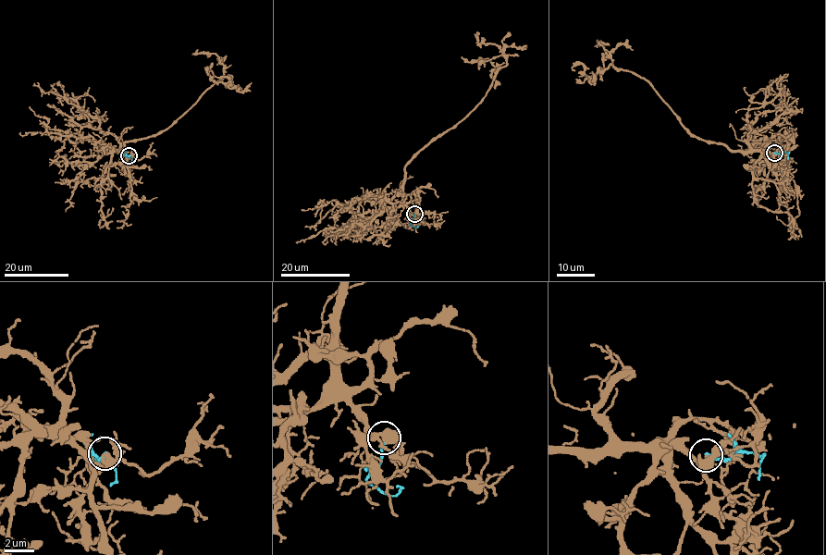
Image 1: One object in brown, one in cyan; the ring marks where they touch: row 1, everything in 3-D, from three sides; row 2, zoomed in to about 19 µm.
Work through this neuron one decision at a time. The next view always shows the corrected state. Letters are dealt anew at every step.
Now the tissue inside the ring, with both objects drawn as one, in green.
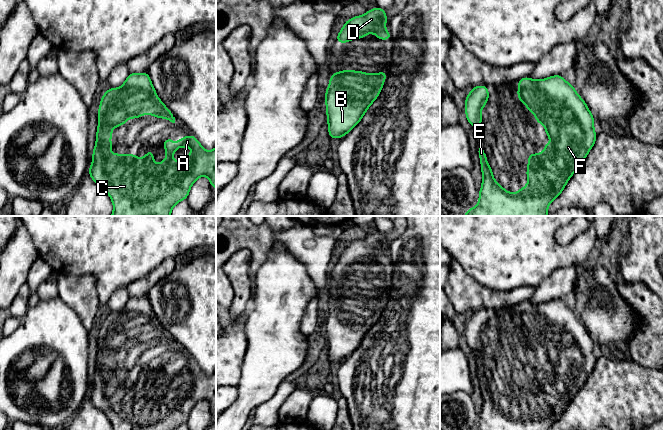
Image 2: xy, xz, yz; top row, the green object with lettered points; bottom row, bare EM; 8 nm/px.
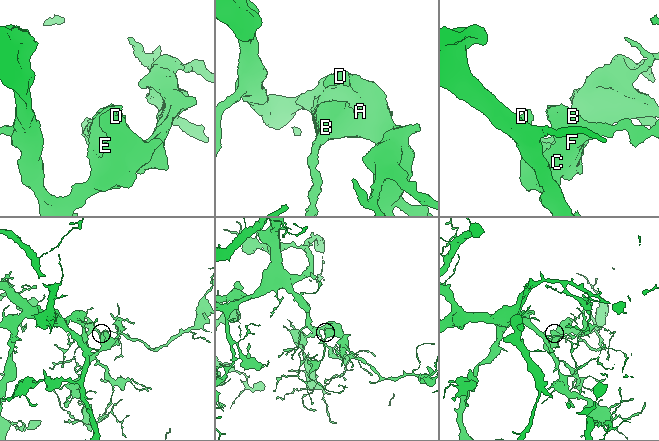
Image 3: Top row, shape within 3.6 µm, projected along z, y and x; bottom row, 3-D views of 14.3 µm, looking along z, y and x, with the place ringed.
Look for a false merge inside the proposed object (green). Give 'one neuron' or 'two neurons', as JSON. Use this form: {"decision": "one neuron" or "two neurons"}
{"decision": "one neuron"}

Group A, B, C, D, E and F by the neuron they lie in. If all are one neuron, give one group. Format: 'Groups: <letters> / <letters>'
Groups: A B C D E F

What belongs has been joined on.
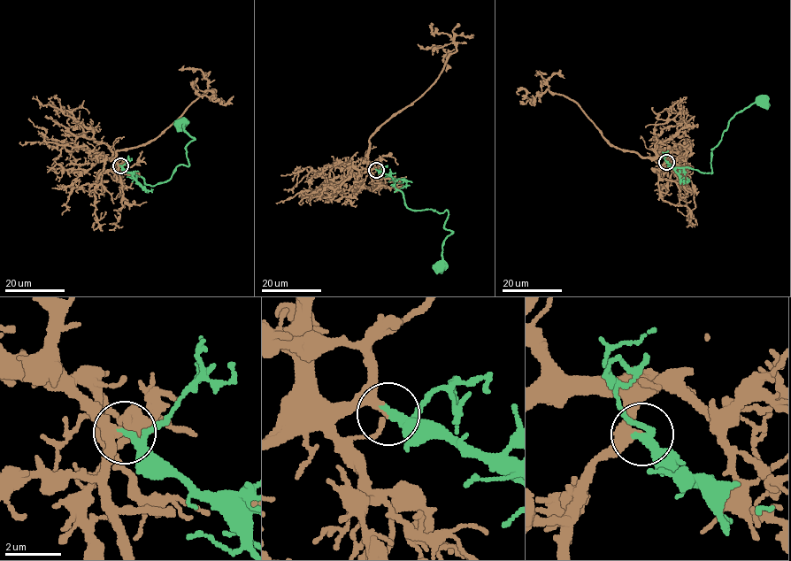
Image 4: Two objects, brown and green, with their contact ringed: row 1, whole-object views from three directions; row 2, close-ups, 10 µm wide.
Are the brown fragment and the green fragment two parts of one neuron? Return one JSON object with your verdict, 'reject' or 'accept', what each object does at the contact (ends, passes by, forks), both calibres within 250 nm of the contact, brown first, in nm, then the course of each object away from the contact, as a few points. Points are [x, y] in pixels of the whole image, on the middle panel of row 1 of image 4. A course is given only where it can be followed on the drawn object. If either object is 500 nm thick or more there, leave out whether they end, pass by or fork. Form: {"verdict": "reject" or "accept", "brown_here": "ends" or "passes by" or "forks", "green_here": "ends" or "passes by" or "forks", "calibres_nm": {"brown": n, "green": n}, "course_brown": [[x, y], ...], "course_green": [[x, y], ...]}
{"verdict": "accept", "brown_here": "ends", "green_here": "passes by", "calibres_nm": {"brown": 240, "green": 240}, "course_brown": [[376, 170], [368, 166], [369, 137], [435, 80], [446, 58], [456, 50], [449, 36], [433, 33], [432, 25]], "course_green": [[376, 170], [389, 176], [412, 210], [447, 210], [444, 227], [451, 232], [442, 246], [439, 266]]}

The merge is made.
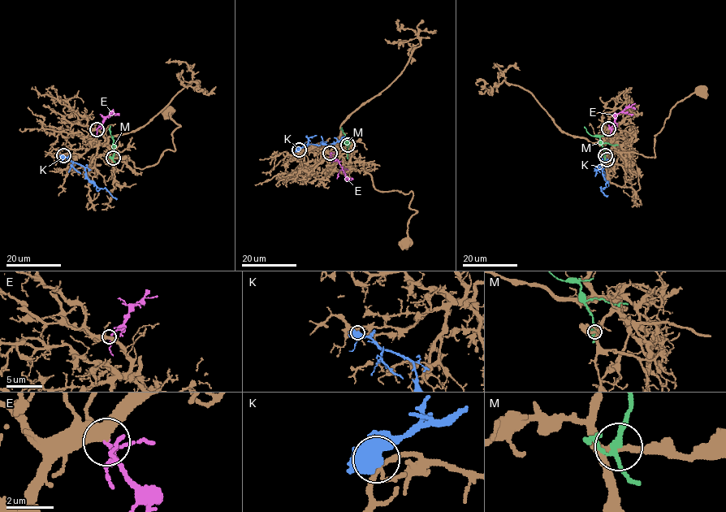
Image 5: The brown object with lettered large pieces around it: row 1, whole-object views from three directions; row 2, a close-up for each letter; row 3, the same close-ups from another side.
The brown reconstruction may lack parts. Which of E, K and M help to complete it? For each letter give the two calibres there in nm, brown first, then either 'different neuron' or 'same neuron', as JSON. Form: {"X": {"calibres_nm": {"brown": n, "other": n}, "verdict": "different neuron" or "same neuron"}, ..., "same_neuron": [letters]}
{"E": {"calibres_nm": {"brown": 280, "other": 130}, "verdict": "same neuron"}, "K": {"calibres_nm": {"brown": 140, "other": 480}, "verdict": "different neuron"}, "M": {"calibres_nm": {"brown": 200, "other": 190}, "verdict": "different neuron"}, "same_neuron": ["E"]}

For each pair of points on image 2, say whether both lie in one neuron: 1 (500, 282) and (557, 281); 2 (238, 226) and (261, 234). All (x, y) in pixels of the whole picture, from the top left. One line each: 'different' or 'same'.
1: different
2: same

